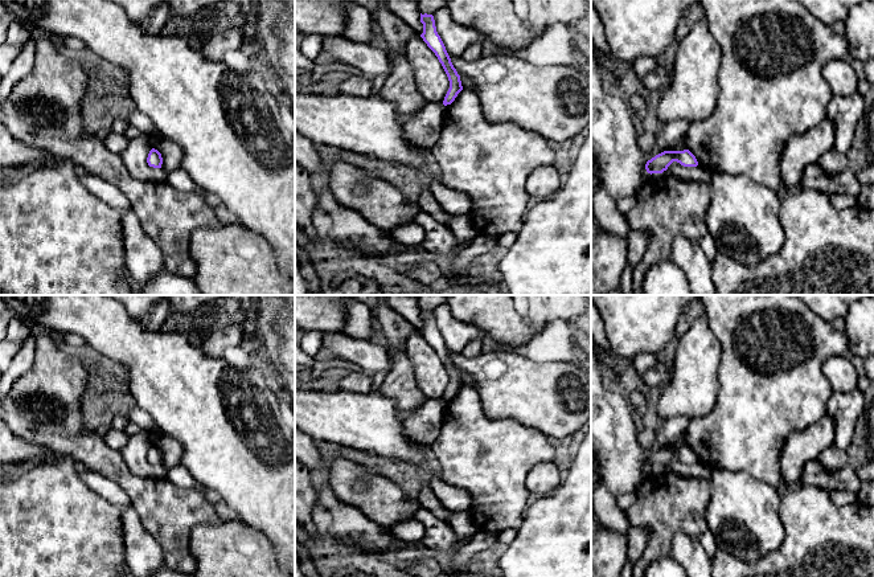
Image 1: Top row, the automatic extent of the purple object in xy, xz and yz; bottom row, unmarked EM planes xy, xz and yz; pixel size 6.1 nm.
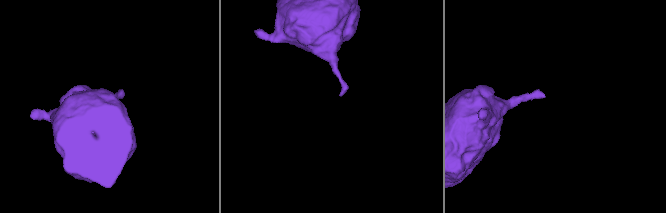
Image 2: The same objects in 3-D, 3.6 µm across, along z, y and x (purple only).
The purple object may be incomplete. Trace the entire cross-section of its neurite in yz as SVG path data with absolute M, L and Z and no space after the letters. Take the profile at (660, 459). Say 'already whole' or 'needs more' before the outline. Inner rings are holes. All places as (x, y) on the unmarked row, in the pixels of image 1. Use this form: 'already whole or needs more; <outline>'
already whole; M664 447L647 458L645 466L648 470L662 470L668 463L677 458L684 463L697 463L695 453L689 447Z

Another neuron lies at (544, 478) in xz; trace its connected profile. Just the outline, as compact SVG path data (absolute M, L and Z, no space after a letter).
M555 462L539 463L526 476L526 487L530 495L539 498L553 494L561 482L561 471Z

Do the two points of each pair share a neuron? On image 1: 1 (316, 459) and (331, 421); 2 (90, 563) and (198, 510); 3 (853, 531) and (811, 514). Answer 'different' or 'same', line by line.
1: different
2: different
3: same

